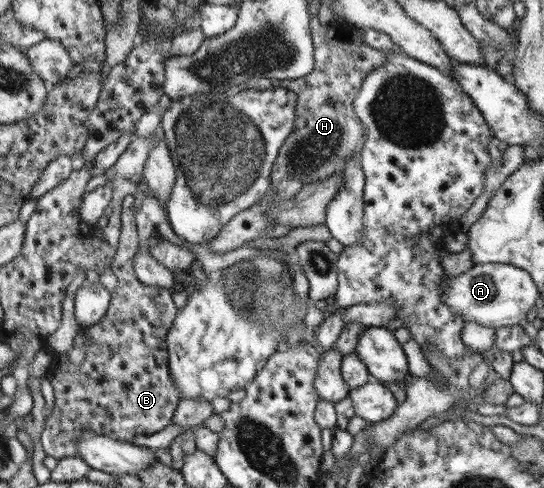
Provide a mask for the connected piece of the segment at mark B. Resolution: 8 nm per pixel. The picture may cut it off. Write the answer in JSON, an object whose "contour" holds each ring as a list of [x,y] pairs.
{"contour":[[[127,207],[120,210],[119,242],[111,264],[111,271],[117,278],[117,283],[110,292],[109,307],[97,323],[75,332],[74,345],[69,351],[53,359],[53,371],[48,381],[53,391],[54,408],[40,433],[40,443],[45,455],[56,460],[75,456],[74,443],[80,433],[86,431],[123,442],[132,441],[140,435],[153,435],[167,427],[180,400],[167,369],[168,351],[165,343],[167,330],[171,327],[178,309],[172,302],[169,289],[142,285],[133,273],[132,262],[138,249],[135,210]]]}

